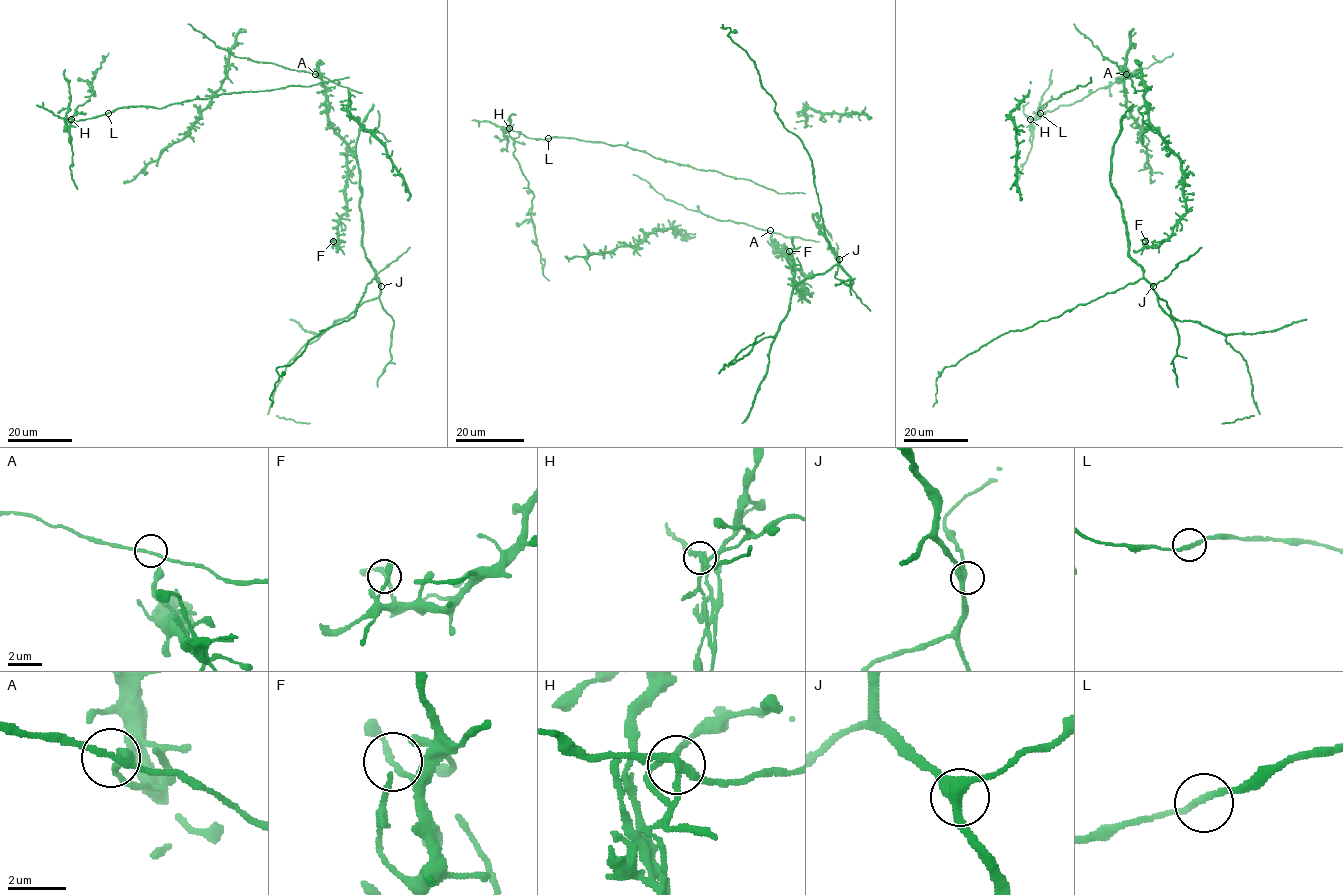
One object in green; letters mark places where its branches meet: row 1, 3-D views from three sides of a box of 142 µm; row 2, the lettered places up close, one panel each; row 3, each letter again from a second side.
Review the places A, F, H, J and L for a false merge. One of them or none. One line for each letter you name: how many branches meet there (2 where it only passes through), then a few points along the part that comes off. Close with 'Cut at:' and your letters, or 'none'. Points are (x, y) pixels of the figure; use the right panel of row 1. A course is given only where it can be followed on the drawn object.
H: 3 branches meet; foreign part runs (1030, 119), (1030, 123), (1060, 106), (1079, 101), (1136, 69), (1162, 61), (1173, 52)
Cut at: H

